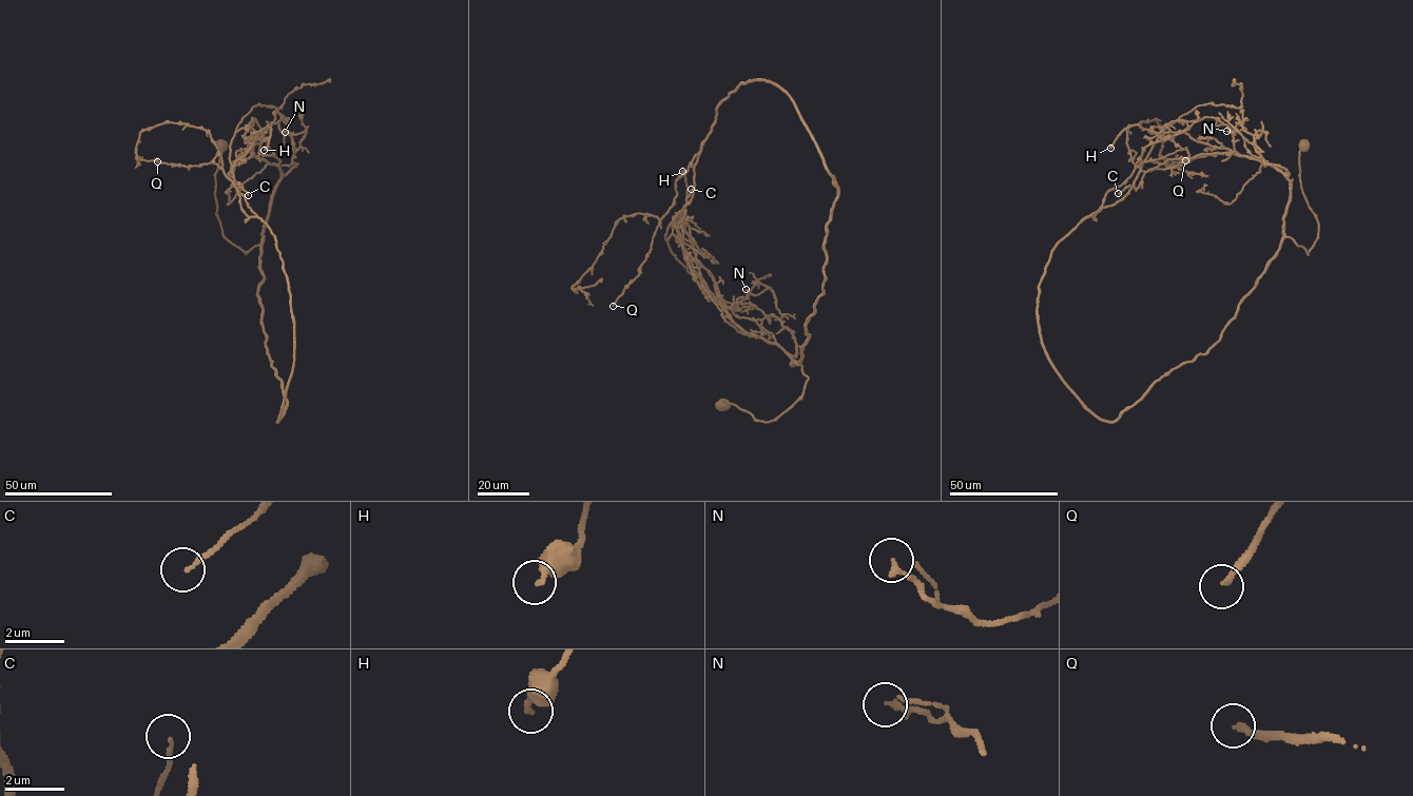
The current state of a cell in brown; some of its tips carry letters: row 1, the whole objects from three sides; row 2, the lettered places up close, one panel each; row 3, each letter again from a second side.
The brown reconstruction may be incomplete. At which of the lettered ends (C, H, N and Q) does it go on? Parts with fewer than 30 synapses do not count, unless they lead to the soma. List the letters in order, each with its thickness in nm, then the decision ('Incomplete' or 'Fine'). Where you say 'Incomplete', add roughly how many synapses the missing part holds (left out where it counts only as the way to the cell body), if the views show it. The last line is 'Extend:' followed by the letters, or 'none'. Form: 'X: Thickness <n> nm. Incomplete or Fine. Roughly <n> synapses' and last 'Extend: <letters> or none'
C: Thickness 140 nm. Fine
H: Thickness 360 nm. Fine
N: Thickness 190 nm. Fine
Q: Thickness 220 nm. Incomplete. Roughly 90 synapses
Extend: Q

